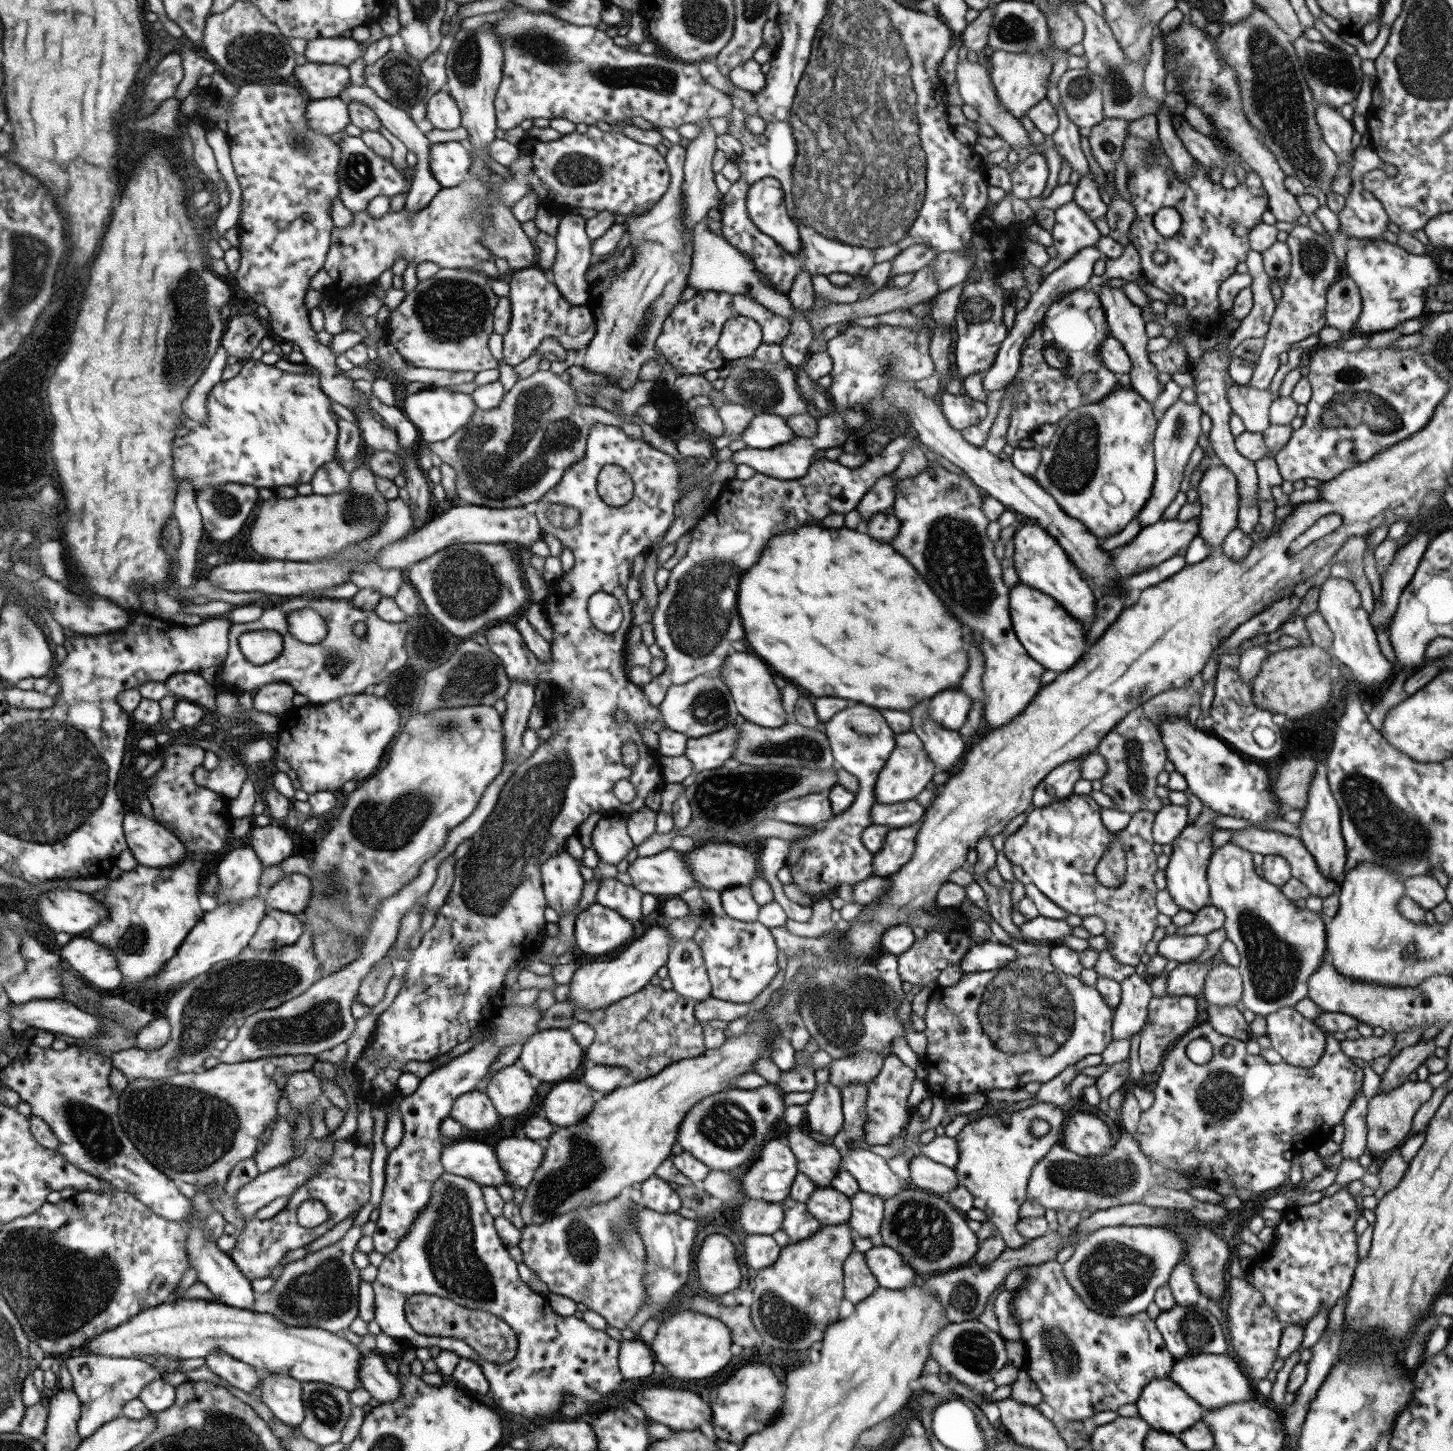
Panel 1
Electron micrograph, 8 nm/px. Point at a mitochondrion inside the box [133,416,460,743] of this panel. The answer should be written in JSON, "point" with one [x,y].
{"point":[360,510]}

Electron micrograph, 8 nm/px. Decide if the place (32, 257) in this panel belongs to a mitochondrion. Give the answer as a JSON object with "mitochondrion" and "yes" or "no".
{"mitochondrion":"yes"}

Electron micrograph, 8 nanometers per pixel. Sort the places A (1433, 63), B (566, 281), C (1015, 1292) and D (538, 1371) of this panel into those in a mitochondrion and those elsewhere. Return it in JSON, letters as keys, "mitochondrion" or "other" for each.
{"A":"mitochondrion","B":"other","C":"other","D":"other"}

